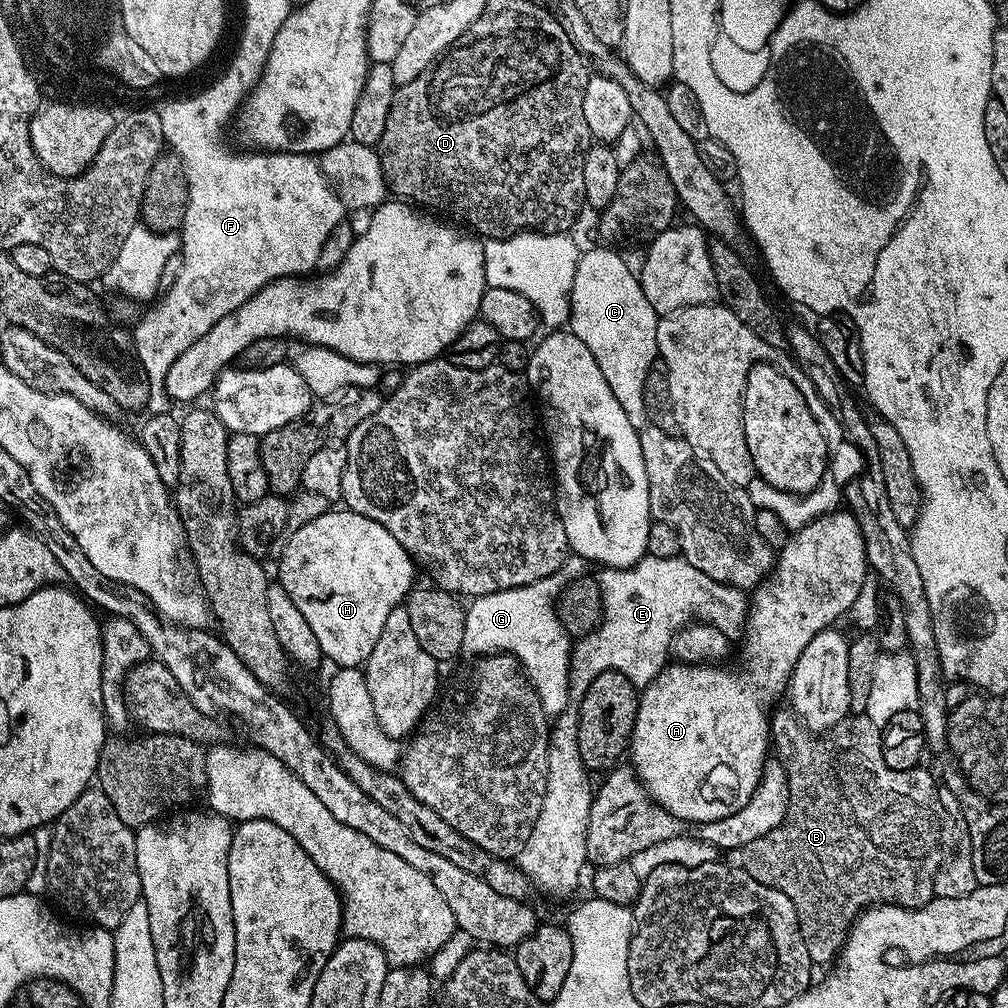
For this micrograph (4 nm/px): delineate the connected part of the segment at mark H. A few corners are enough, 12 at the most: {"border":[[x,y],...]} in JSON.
{"border":[[329,510],[288,537],[278,583],[341,668],[370,658],[414,561]]}

